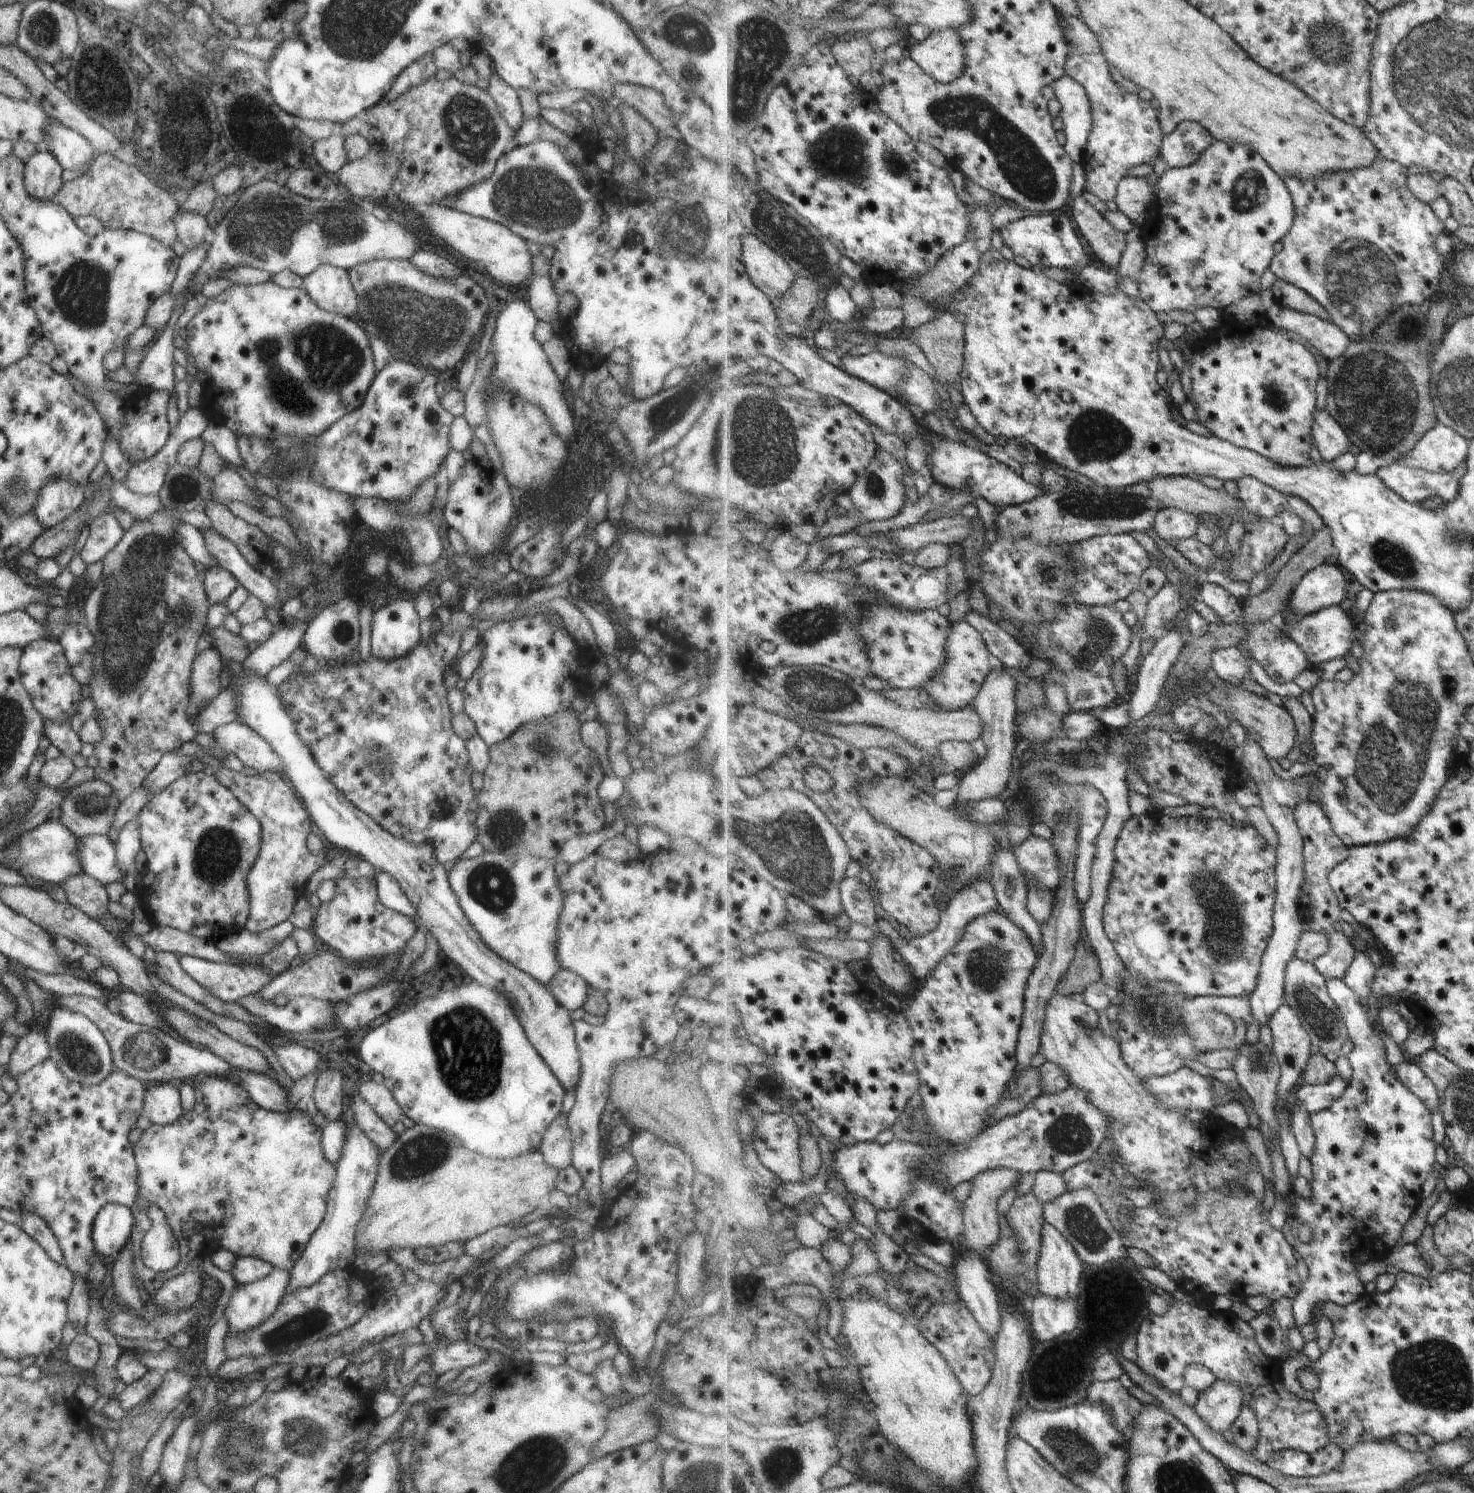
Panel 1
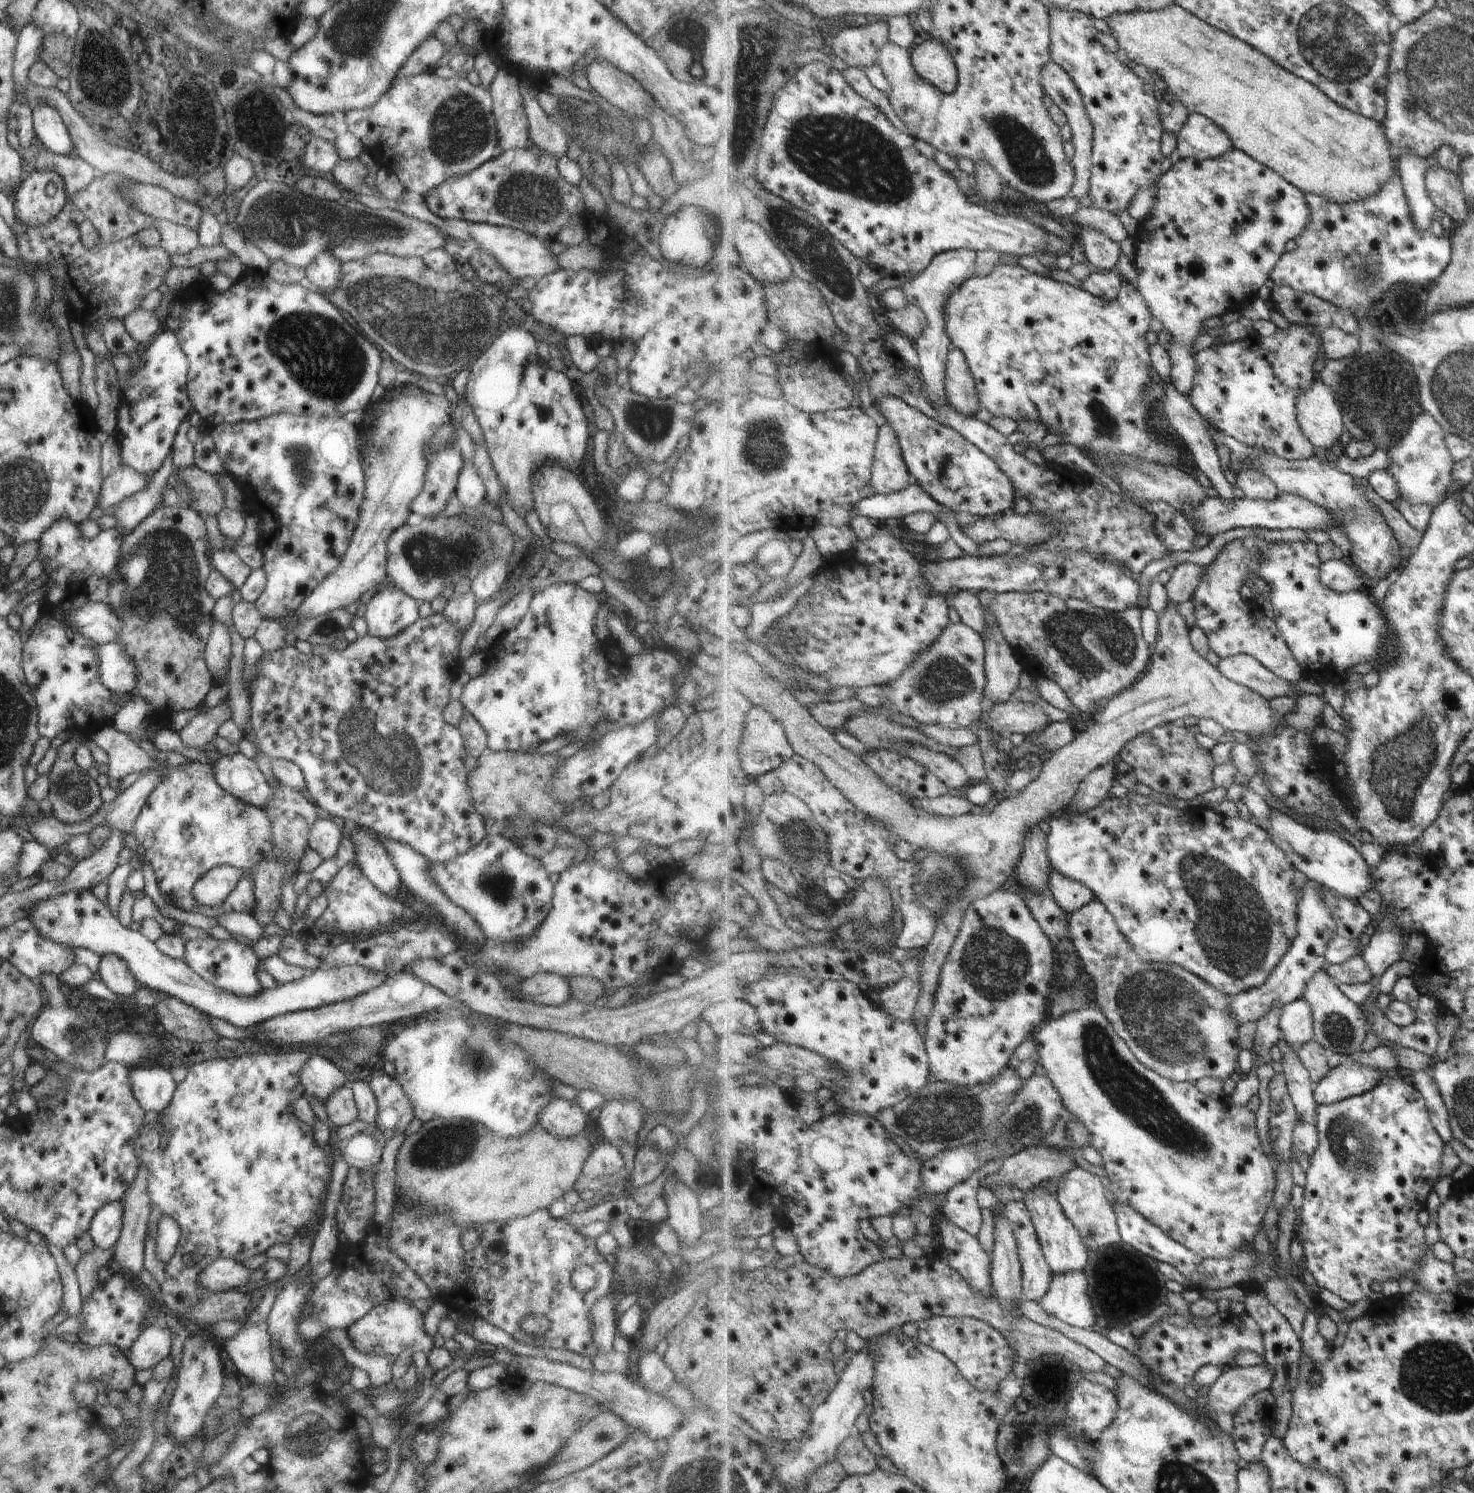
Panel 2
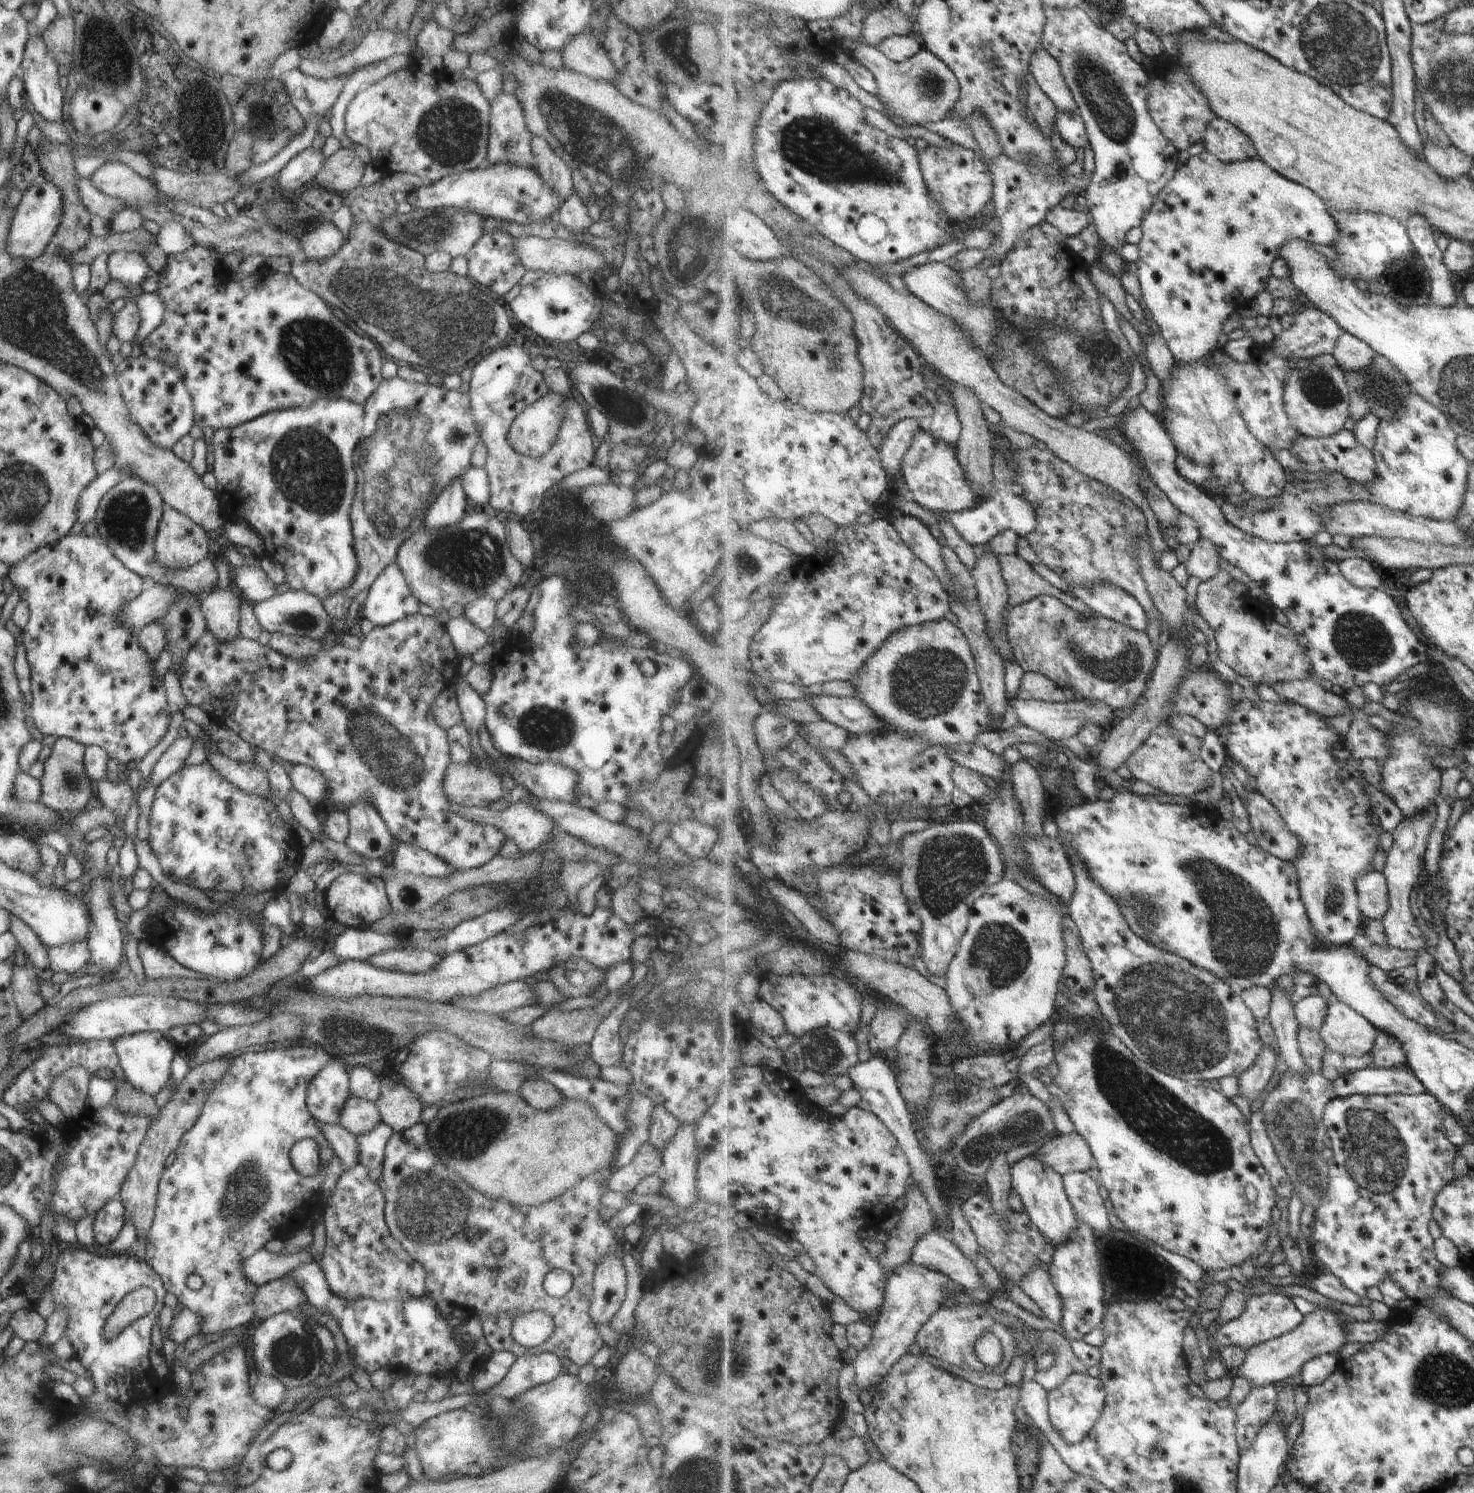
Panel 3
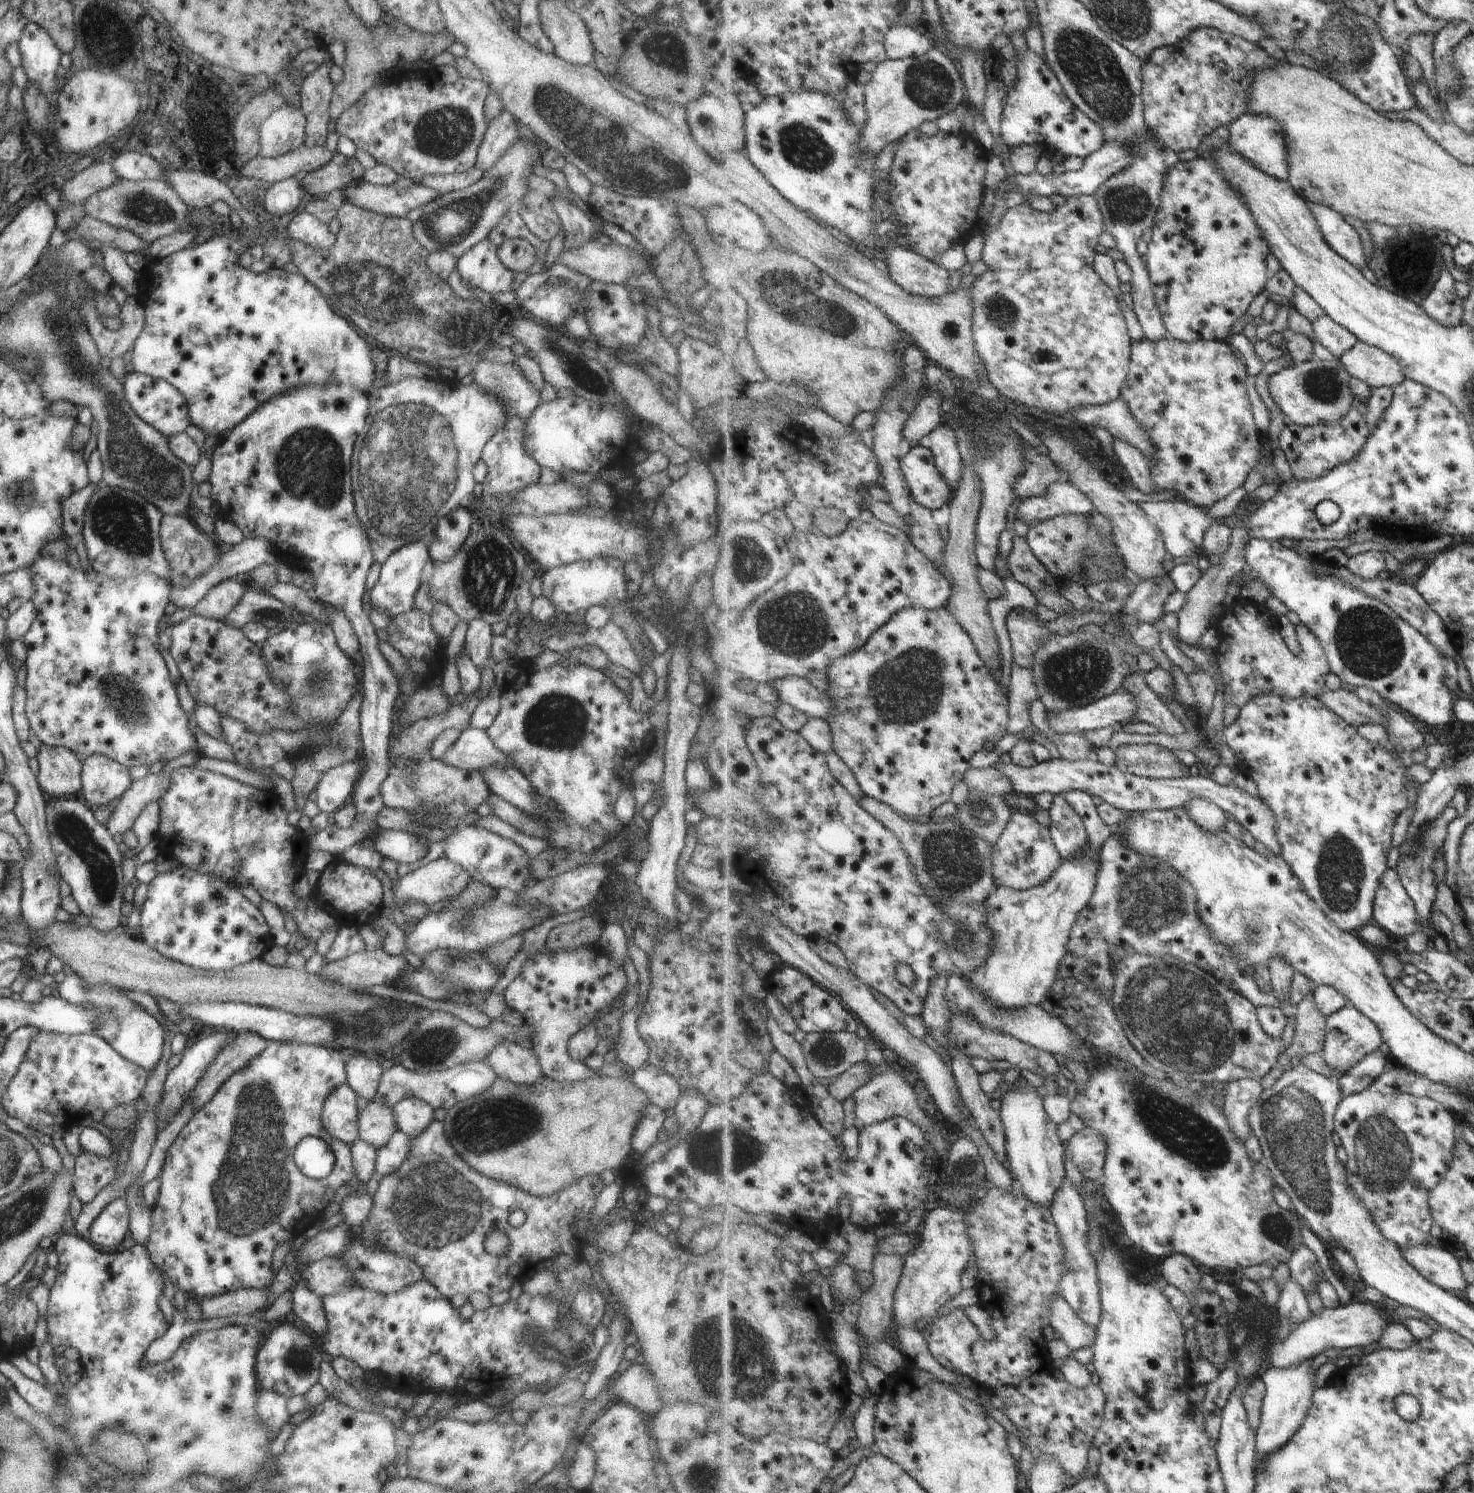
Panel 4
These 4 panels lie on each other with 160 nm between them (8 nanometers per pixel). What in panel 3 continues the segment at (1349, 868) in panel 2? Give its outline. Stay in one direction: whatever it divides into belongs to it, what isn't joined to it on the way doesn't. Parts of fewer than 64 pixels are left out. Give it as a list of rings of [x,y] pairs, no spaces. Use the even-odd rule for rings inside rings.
[[[1259,791],[1248,792],[1243,800],[1251,831],[1263,850],[1292,862],[1298,855],[1299,839],[1286,825],[1277,807]],[[1371,871],[1356,877],[1360,909],[1366,920],[1383,920],[1389,909],[1389,887],[1383,871]]]

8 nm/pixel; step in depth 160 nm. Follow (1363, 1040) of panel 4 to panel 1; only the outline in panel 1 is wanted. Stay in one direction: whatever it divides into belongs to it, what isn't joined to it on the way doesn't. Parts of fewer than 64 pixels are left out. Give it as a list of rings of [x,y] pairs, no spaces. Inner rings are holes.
[[[1296,956],[1288,964],[1286,970],[1284,1002],[1298,1012],[1301,1022],[1310,1034],[1315,1049],[1323,1054],[1329,1054],[1329,1052],[1340,1054],[1348,1051],[1351,1038],[1346,1020],[1329,994],[1326,980],[1313,963],[1301,960]]]

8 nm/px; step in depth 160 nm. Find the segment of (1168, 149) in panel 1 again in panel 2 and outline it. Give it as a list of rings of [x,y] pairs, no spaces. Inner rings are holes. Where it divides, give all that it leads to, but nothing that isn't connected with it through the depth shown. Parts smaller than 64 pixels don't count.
[[[1199,113],[1191,114],[1176,140],[1181,158],[1216,159],[1236,148],[1223,127]]]

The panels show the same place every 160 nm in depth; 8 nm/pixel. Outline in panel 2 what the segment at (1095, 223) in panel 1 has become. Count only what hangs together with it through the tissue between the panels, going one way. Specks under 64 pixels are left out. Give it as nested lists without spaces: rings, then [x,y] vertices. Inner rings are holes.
[[[1081,227],[1077,241],[1081,243],[1086,258],[1101,270],[1116,269],[1121,244],[1090,227]]]

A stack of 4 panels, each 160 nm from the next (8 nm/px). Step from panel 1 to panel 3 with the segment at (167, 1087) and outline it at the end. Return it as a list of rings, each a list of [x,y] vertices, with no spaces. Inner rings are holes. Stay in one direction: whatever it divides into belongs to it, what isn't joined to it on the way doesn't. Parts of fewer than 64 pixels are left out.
[[[143,1031],[115,1037],[112,1043],[125,1080],[133,1088],[153,1097],[170,1076],[170,1062],[176,1046],[165,1033]]]

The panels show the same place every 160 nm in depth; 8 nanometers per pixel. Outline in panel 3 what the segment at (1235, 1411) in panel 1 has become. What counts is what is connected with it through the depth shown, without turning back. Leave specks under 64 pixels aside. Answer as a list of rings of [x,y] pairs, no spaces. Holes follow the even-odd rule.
[[[1321,1306],[1320,1309],[1305,1314],[1304,1321],[1295,1330],[1249,1349],[1245,1362],[1231,1374],[1233,1377],[1244,1377],[1251,1383],[1252,1388],[1264,1387],[1282,1378],[1301,1375],[1310,1360],[1323,1355],[1337,1356],[1339,1350],[1348,1343],[1346,1324],[1347,1319],[1339,1313],[1333,1313]]]

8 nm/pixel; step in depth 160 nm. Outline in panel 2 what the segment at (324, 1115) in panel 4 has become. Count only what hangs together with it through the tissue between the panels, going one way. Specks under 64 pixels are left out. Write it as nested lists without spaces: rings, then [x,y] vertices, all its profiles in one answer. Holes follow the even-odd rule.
[[[311,1055],[301,1067],[299,1080],[304,1094],[321,1102],[339,1087],[348,1085],[343,1072],[330,1059],[322,1055]]]

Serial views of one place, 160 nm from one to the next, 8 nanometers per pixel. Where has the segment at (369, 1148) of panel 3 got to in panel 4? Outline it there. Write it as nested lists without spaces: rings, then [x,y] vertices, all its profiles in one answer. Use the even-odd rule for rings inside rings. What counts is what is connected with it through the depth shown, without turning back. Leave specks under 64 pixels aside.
[[[395,1131],[381,1148],[376,1149],[374,1172],[381,1176],[395,1170],[405,1159],[410,1149],[410,1136]]]

